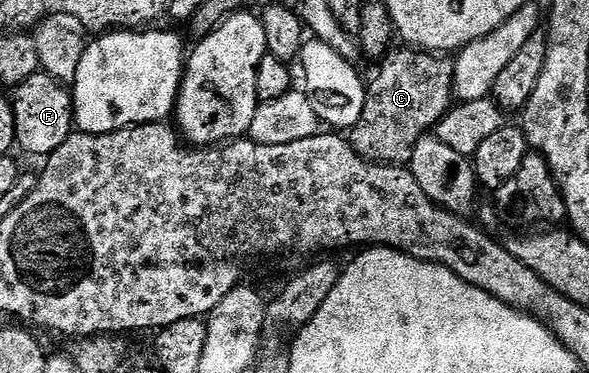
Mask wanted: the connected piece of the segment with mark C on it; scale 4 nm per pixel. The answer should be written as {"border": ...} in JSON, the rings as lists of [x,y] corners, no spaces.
{"border":[[[425,49],[413,50],[391,50],[381,60],[378,76],[371,83],[369,80],[365,88],[362,112],[348,138],[356,153],[369,163],[406,167],[422,136],[437,128],[455,102],[454,59],[439,57]]]}

